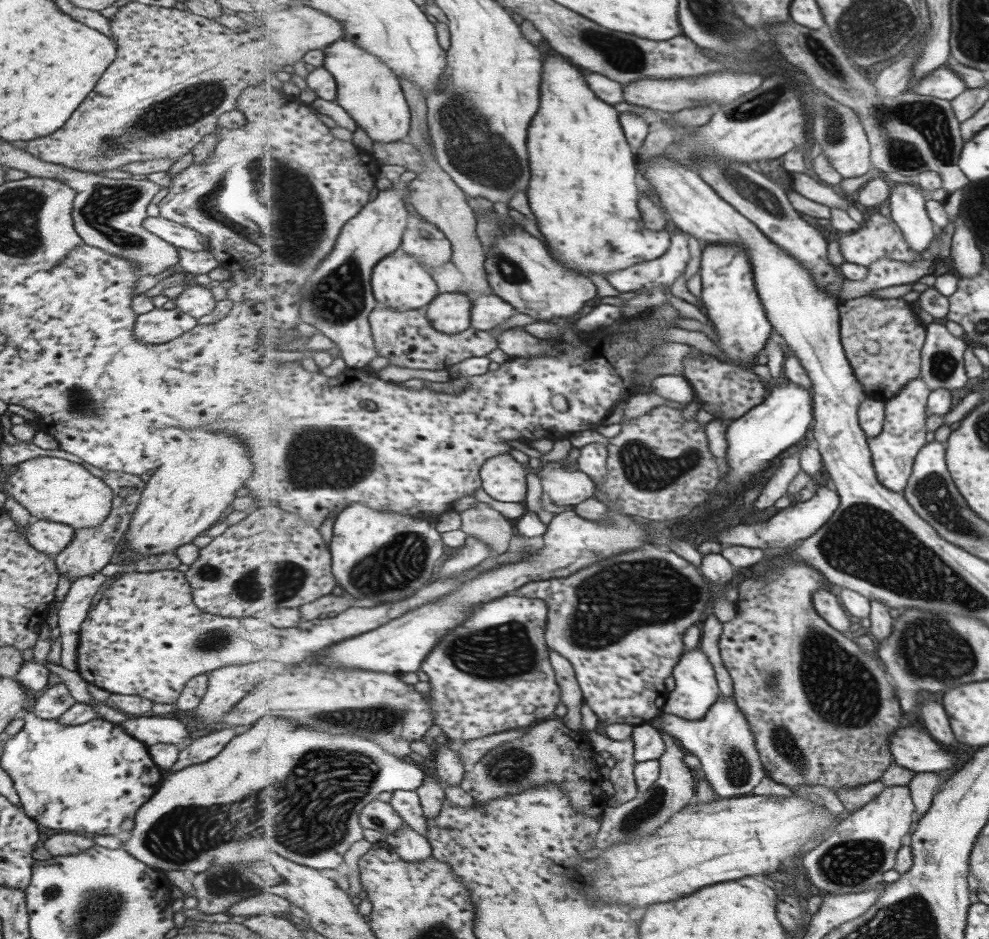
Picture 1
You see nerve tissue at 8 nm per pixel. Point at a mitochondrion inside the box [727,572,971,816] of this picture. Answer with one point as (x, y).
(830, 677)

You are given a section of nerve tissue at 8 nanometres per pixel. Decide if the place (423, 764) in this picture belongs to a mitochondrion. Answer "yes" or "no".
no

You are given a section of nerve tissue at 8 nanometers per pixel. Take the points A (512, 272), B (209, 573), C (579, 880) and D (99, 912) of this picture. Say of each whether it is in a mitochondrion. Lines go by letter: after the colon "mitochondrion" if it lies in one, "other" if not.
A: mitochondrion
B: mitochondrion
C: other
D: mitochondrion

